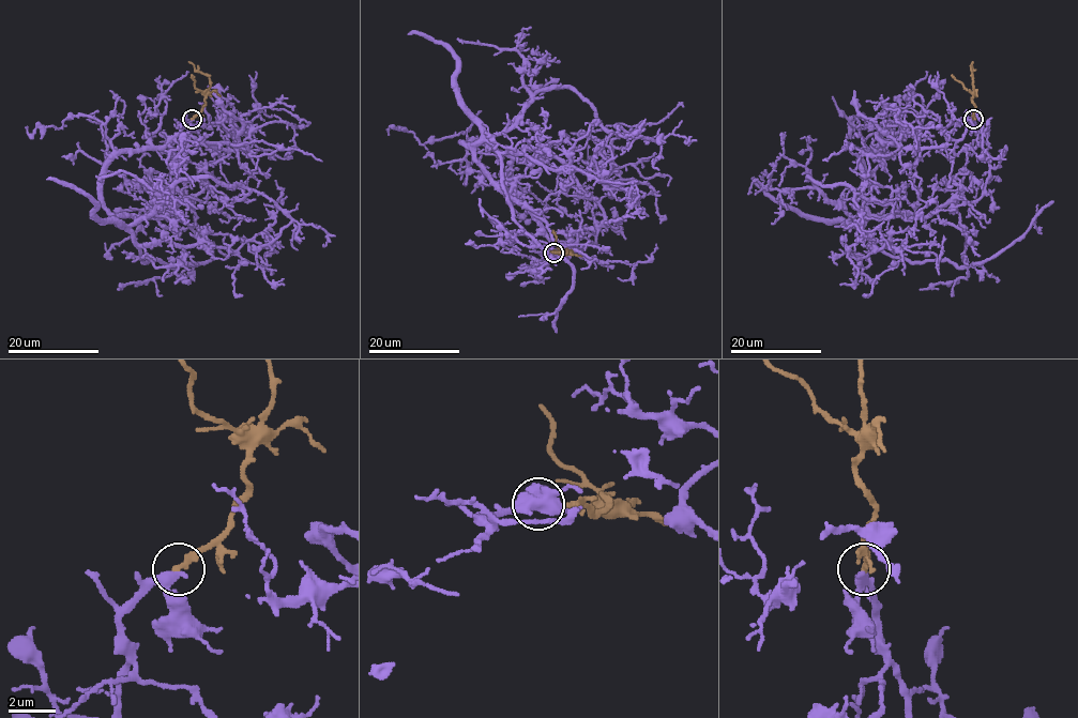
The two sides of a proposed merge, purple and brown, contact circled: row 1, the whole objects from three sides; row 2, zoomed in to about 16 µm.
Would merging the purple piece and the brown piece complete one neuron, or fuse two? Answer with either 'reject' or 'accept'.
accept

